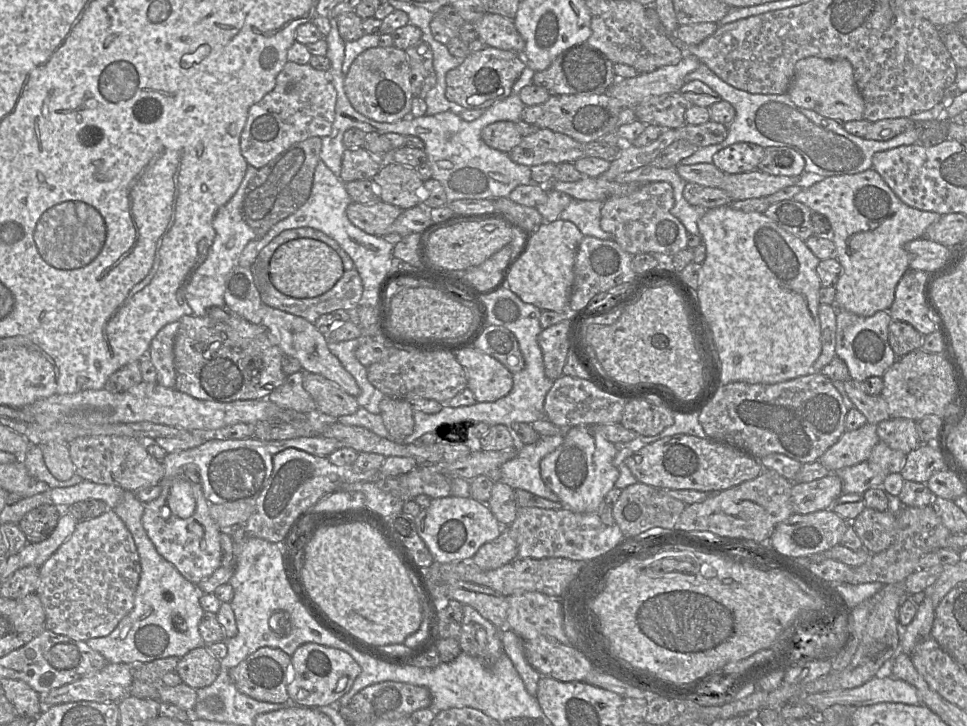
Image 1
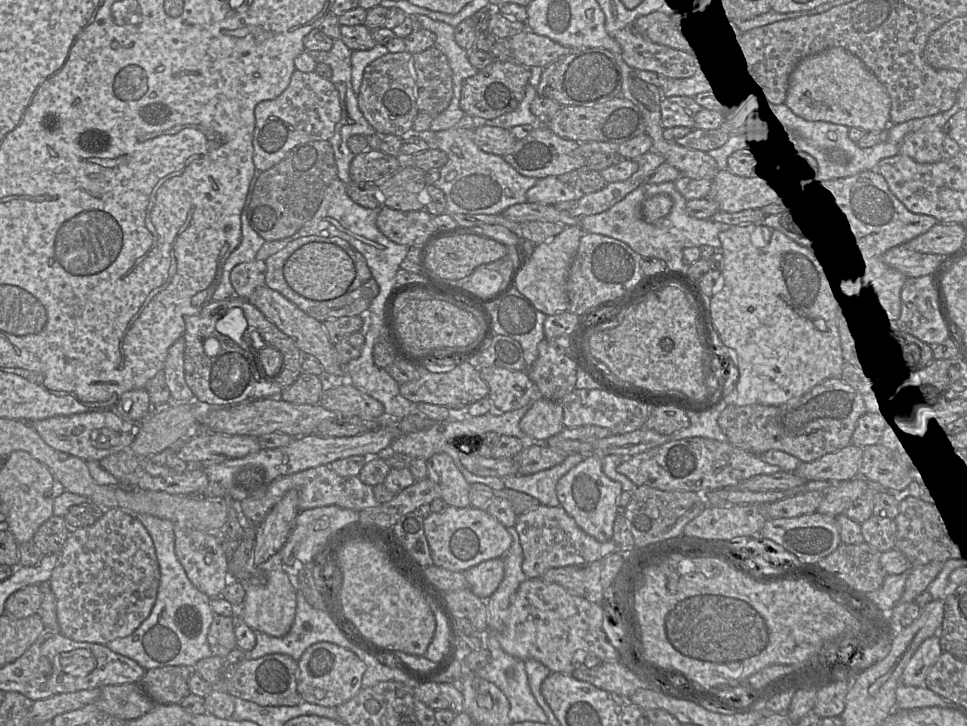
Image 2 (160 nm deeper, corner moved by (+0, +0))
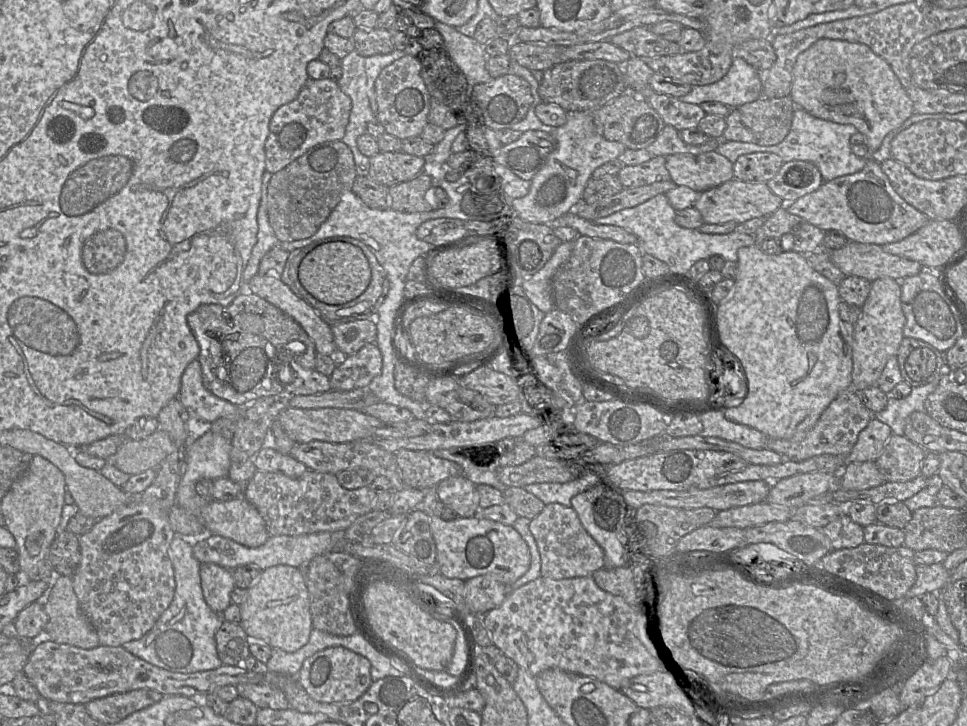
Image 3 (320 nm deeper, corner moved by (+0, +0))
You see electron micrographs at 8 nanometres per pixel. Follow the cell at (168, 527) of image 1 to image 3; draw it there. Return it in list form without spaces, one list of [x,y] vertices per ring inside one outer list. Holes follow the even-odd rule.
[[[202,563],[200,578],[207,605],[221,615],[232,603],[231,593],[236,587],[231,570],[212,563]]]

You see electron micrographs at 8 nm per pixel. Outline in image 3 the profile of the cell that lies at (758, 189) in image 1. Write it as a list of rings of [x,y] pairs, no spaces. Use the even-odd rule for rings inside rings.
[[[738,179],[729,180],[699,194],[694,203],[705,224],[744,223],[758,217],[768,217],[783,206],[783,199],[775,195],[765,183],[748,183]]]

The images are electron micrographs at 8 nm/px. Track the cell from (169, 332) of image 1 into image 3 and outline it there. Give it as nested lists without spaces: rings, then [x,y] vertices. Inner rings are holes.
[[[198,360],[192,361],[183,372],[177,398],[195,421],[212,423],[238,410],[238,406],[218,398],[204,386]]]

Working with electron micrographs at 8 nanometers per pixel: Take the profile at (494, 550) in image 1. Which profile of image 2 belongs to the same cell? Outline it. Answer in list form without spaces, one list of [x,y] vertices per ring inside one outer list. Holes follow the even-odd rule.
[[[501,558],[483,561],[463,572],[469,589],[480,599],[488,600],[504,578]]]

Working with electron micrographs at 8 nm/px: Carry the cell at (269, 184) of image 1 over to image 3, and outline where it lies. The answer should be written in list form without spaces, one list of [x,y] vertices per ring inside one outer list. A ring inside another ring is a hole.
[[[342,140],[318,144],[273,173],[268,184],[267,214],[278,240],[291,242],[311,237],[342,196],[351,191],[356,177],[353,154]]]

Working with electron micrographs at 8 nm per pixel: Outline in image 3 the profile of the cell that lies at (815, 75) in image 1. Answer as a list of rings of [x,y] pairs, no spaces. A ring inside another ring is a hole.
[[[817,40],[797,58],[792,71],[790,98],[816,118],[851,124],[866,137],[871,157],[890,132],[913,112],[913,104],[890,65],[867,45],[846,40]]]

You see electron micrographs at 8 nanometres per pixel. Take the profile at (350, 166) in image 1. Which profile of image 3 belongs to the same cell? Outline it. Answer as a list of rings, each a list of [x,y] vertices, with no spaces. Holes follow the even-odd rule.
[[[402,151],[378,152],[369,157],[369,173],[373,181],[386,187],[413,179],[423,171],[425,157]]]

